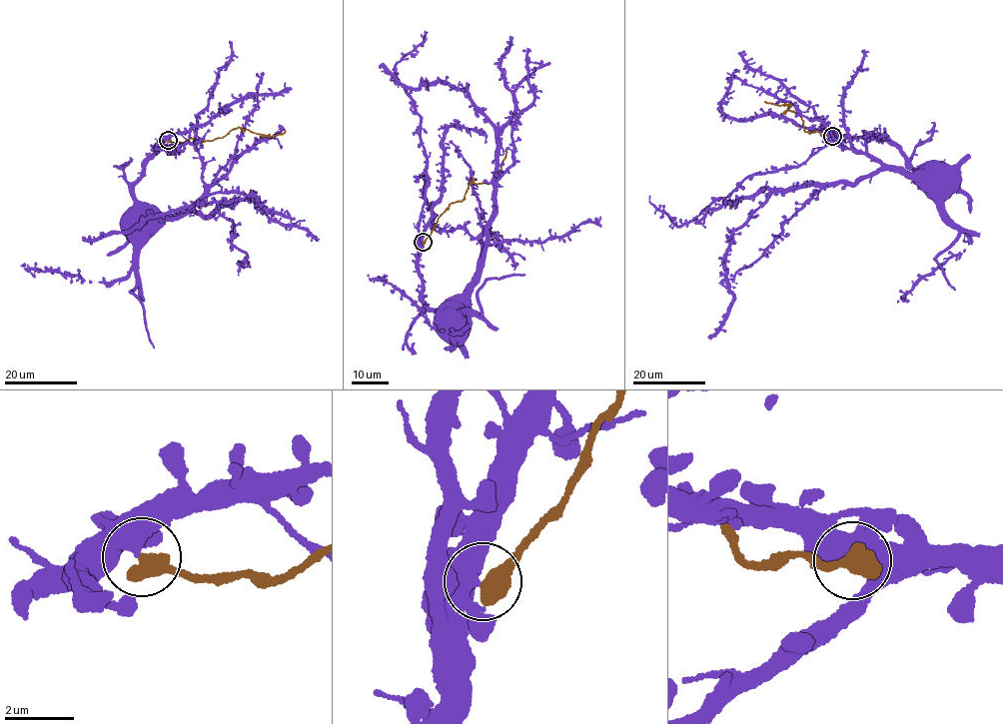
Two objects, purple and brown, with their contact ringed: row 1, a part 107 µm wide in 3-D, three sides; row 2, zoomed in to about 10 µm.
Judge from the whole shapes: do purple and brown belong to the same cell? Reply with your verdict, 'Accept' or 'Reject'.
Reject

